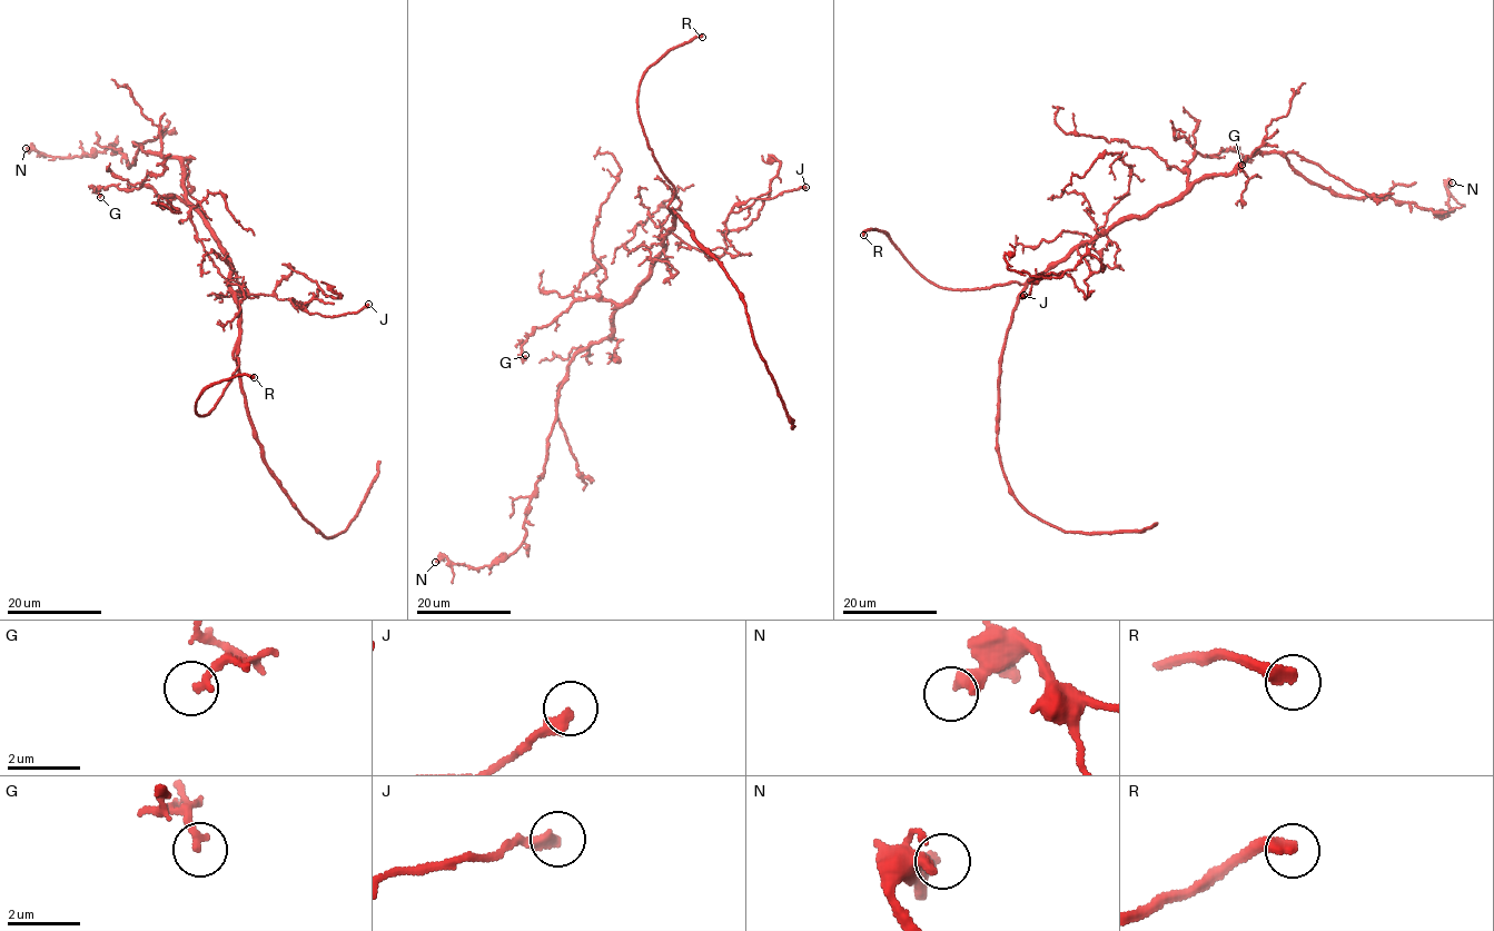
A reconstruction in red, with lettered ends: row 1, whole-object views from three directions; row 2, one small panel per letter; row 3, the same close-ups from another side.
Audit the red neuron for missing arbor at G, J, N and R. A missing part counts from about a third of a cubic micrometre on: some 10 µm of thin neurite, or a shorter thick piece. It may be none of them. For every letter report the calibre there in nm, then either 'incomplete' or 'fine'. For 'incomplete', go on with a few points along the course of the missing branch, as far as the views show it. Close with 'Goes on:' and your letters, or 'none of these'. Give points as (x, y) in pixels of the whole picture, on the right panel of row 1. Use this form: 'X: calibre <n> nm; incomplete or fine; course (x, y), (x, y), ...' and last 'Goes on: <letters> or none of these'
G: calibre 220 nm; fine
J: calibre 360 nm; fine
N: calibre 380 nm; fine
R: calibre 360 nm; incomplete
Goes on: R

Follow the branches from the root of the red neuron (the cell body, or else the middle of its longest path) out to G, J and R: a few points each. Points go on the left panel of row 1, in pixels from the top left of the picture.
G: (228, 263), (209, 225), (174, 196), (109, 185), (95, 189), (100, 197)
J: (228, 263), (229, 286), (241, 295), (306, 306), (290, 298), (322, 316), (357, 313), (368, 304)
R: (228, 263), (239, 313), (238, 367), (209, 414), (196, 412), (210, 385), (254, 377)

